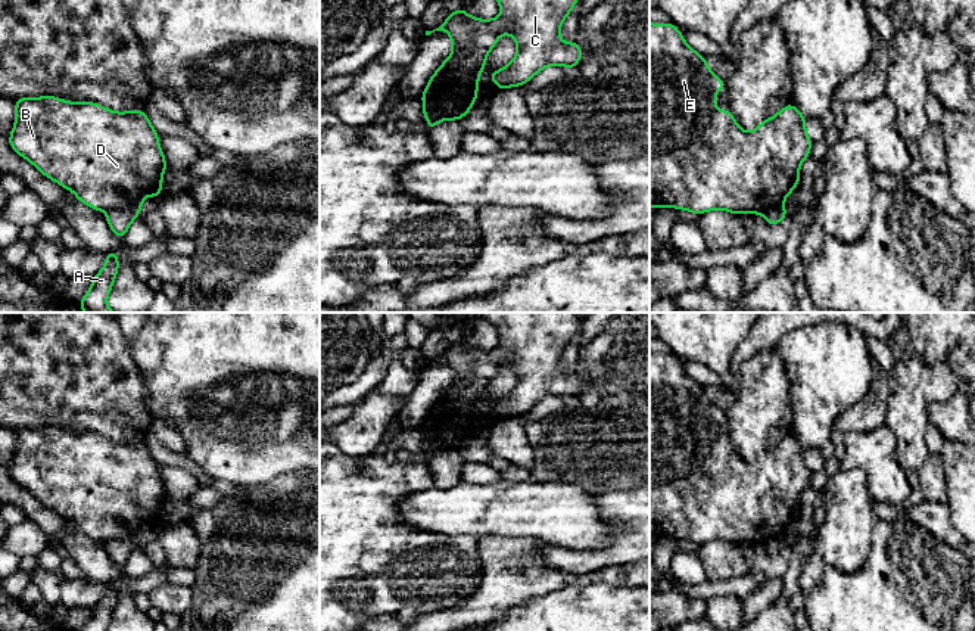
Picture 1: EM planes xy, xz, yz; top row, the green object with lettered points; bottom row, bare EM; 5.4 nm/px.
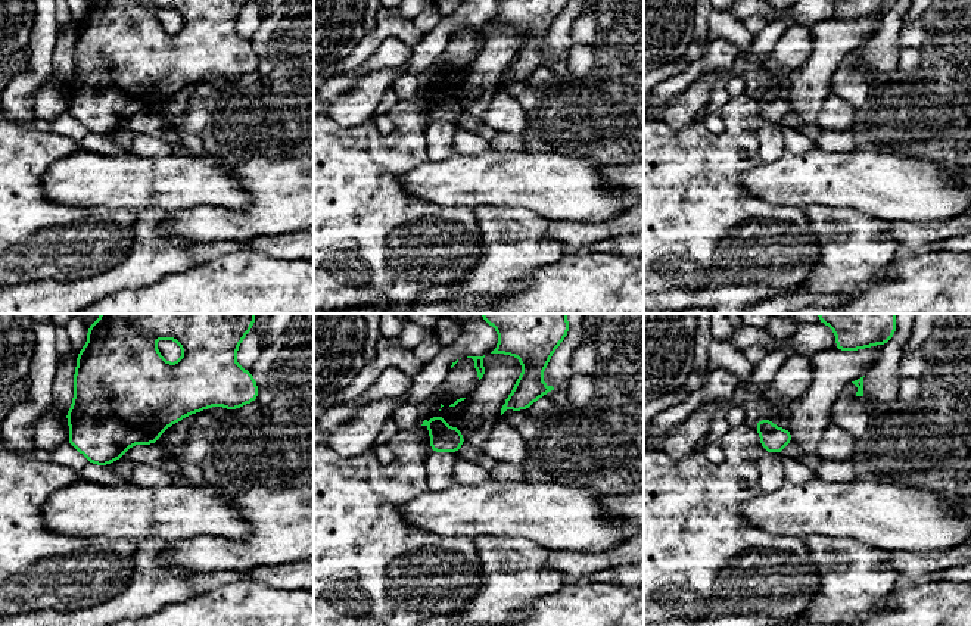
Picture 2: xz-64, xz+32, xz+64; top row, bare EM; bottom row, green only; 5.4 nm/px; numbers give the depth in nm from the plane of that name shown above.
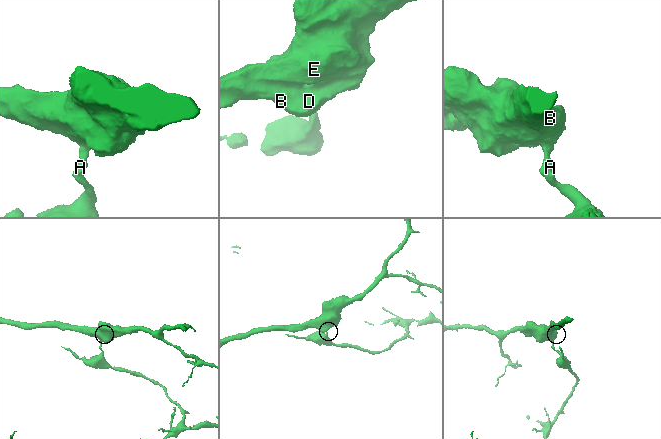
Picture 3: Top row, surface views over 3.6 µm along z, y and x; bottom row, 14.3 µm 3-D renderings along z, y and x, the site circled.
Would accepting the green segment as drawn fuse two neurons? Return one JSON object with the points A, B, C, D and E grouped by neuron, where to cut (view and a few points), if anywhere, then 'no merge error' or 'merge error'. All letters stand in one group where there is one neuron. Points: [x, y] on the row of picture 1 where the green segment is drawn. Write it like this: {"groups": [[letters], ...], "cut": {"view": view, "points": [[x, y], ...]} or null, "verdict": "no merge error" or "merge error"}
{"groups": [["A"], ["B", "C", "D", "E"]], "cut": {"view": "xz", "points": [[470, 111], [452, 108], [442, 115]]}, "verdict": "merge error"}

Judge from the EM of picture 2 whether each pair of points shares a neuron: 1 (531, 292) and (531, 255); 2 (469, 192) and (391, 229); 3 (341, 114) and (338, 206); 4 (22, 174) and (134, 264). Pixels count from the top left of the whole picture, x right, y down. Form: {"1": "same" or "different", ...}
{"1": "different", "2": "different", "3": "different", "4": "different"}

